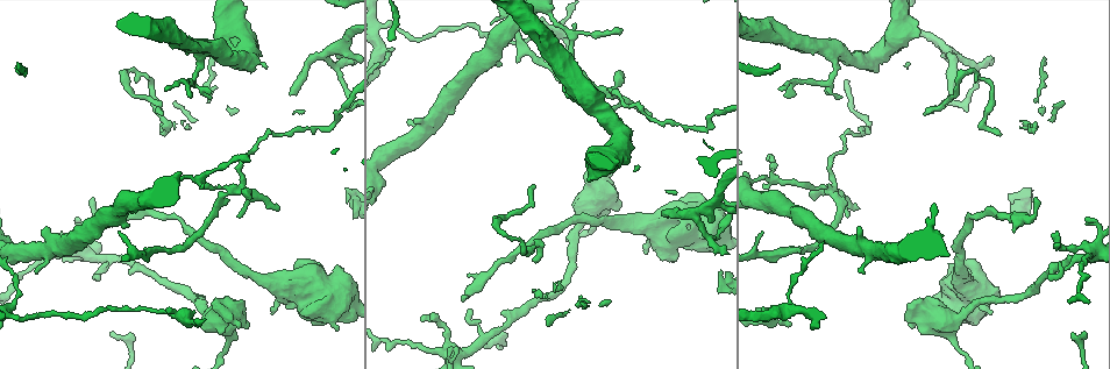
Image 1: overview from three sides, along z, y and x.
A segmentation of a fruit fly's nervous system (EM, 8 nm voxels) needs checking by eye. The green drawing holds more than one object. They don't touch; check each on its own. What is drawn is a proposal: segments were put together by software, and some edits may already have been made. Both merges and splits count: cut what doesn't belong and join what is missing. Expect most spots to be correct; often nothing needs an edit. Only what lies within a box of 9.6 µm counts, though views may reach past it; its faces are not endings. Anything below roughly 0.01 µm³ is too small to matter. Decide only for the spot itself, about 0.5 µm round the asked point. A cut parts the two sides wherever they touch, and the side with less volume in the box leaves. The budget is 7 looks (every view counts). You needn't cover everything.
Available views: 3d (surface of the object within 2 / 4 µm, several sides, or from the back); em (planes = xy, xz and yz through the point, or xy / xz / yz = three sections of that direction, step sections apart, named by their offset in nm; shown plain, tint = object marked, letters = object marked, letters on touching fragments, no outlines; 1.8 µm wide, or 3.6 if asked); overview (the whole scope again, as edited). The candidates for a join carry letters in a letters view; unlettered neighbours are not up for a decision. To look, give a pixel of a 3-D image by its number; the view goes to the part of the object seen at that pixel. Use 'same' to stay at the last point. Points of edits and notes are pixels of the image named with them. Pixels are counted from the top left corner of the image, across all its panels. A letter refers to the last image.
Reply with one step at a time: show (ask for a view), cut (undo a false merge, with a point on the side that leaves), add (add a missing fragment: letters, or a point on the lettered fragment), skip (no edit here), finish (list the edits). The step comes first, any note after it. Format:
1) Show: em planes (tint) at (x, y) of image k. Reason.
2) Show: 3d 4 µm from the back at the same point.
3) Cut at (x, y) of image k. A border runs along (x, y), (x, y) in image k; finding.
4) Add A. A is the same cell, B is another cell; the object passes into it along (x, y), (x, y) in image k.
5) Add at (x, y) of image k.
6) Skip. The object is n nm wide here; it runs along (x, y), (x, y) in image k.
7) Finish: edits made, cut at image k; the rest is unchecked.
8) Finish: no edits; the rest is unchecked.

Show: em planes (letters) at (608, 94) of image 1. Four or more arms meet.

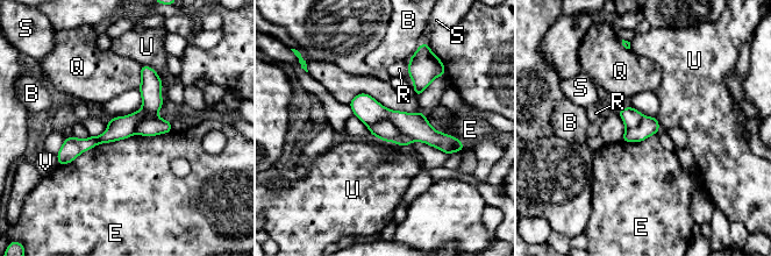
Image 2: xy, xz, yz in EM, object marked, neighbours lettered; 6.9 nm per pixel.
Cut at (385, 129) of image 2. The longest contact is with E, 800 nm; B, E, Q, R, S, U and V are other cells; a border runs along (368, 125), (388, 119), (413, 140) in image 2; two neurons meet here.

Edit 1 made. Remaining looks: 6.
Show: em 3.6 µm planes (letters) at (463, 296) of image 1. Branch stops here.

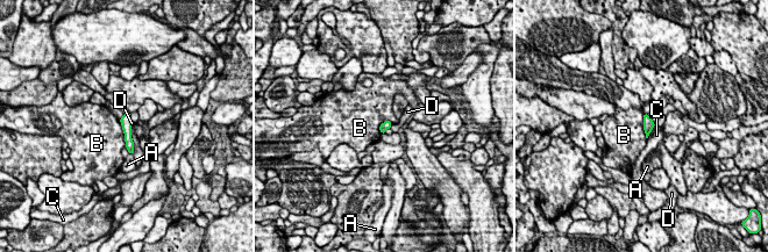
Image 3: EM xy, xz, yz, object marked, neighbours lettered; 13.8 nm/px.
Skip. The object is 130 nm wide here; A, B, C and D are other cells; a border runs along (119, 119), (126, 145) in image 3; none of them fits.

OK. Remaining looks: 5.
Finish: edits made, cut at image 2; the rest is unchecked.

